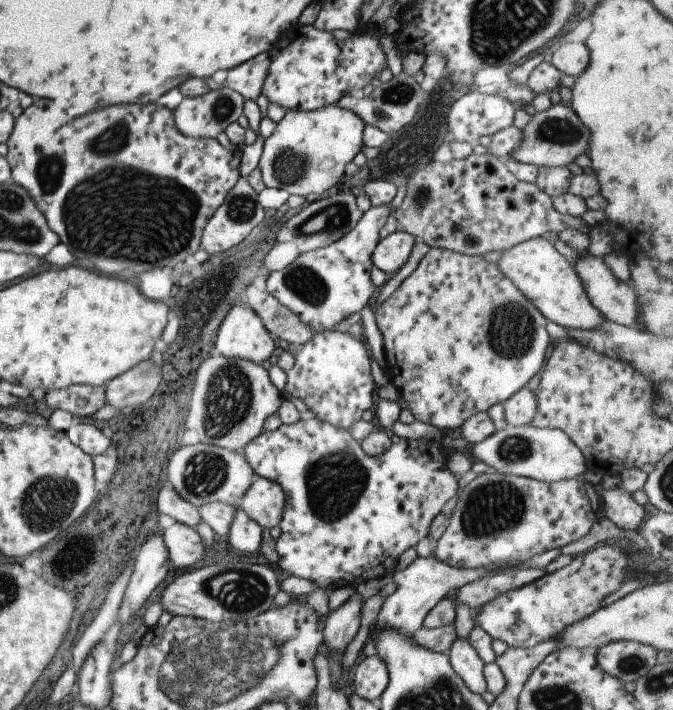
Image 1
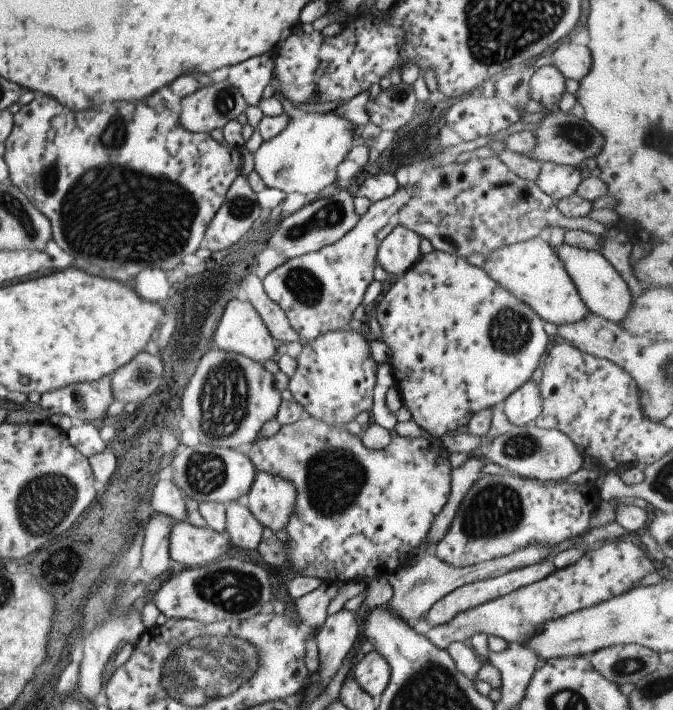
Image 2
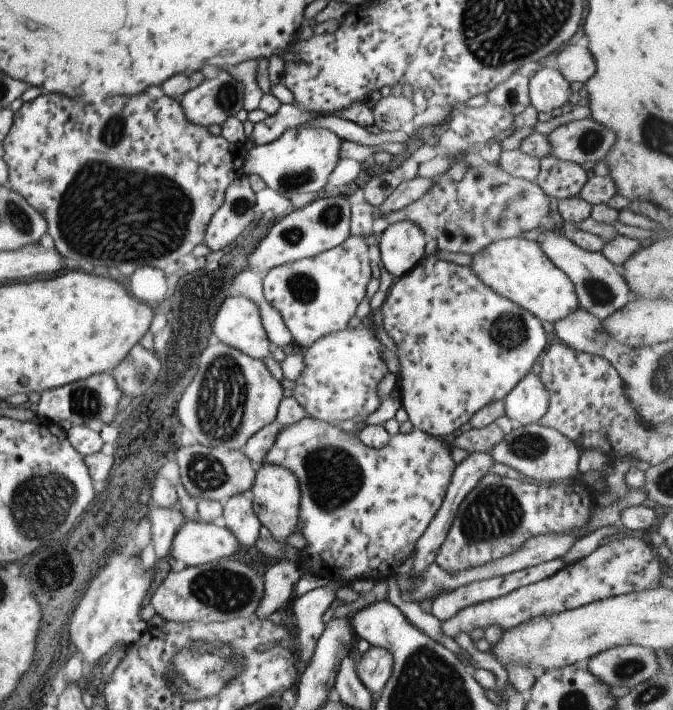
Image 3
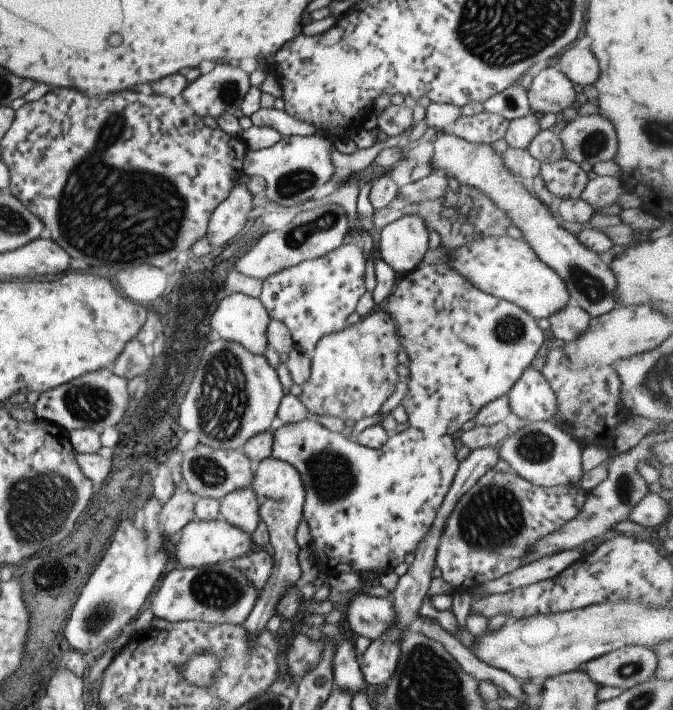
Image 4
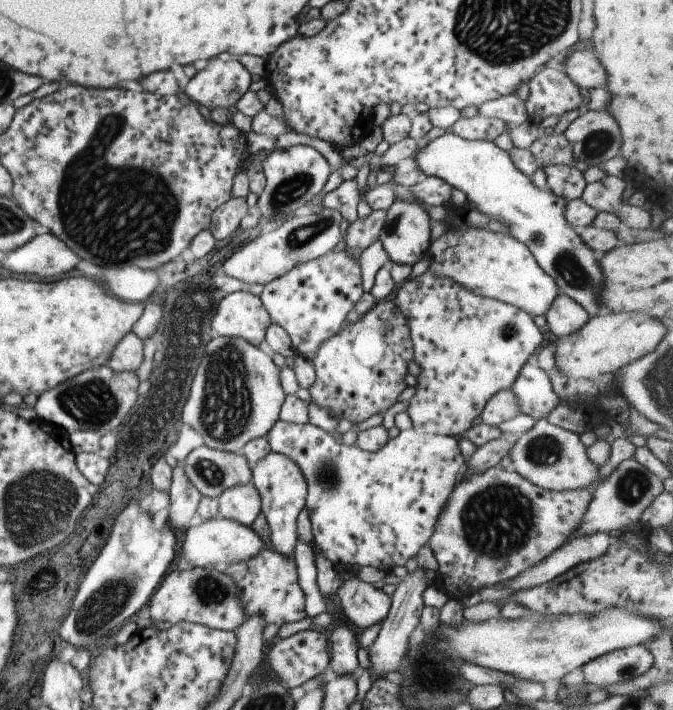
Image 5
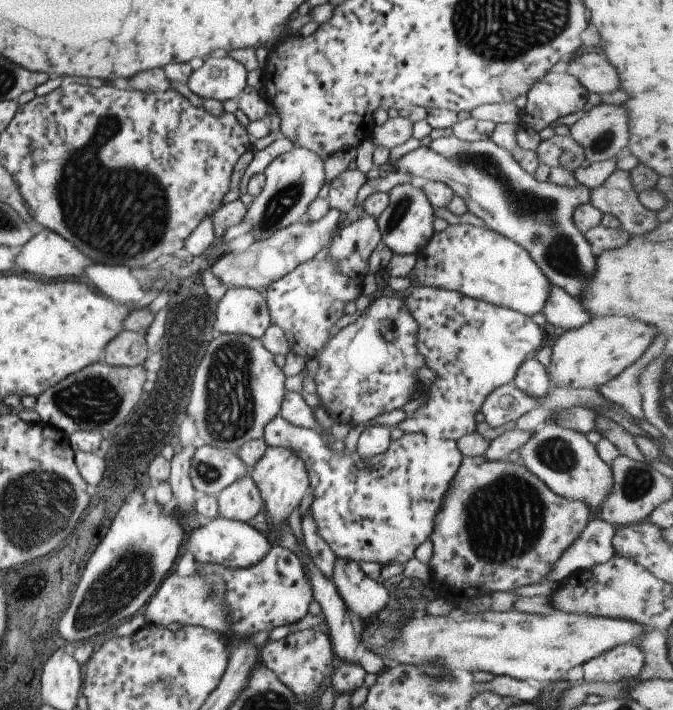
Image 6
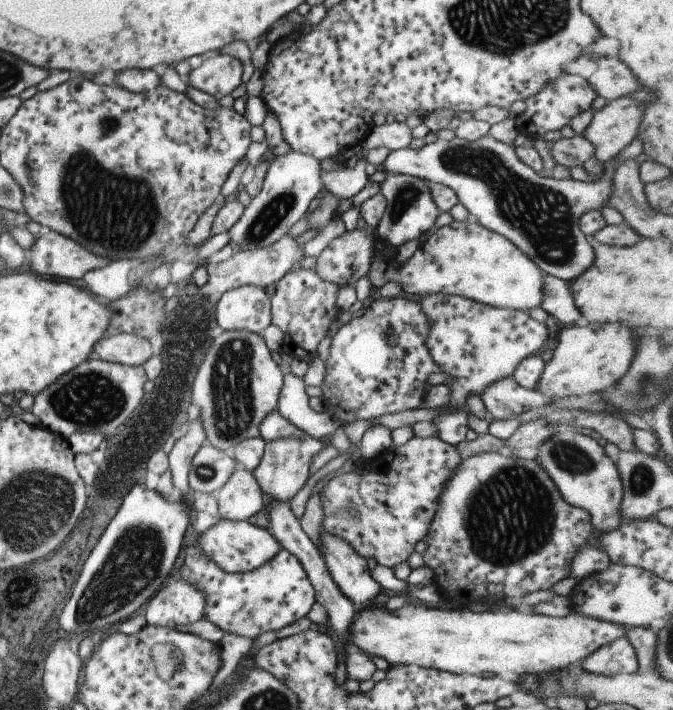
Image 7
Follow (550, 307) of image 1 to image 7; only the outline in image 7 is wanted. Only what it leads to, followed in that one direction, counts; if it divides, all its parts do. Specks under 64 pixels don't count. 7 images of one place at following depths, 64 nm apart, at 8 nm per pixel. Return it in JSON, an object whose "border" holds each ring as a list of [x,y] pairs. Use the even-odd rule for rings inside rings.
{"border":[[[475,220],[451,221],[431,232],[425,242],[419,243],[412,256],[404,262],[394,263],[393,246],[383,248],[381,239],[372,240],[370,265],[366,272],[371,286],[380,288],[389,280],[407,294],[453,295],[463,297],[492,307],[528,312],[530,308],[539,306],[542,299],[542,274],[528,256],[525,256],[510,240],[504,236],[481,226]]]}

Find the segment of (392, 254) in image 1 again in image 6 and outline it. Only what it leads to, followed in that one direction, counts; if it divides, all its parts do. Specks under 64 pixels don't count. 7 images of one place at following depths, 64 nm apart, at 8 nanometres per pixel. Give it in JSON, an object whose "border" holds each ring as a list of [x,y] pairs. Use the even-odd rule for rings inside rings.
{"border":[[[403,182],[393,186],[386,192],[388,203],[385,210],[376,218],[376,226],[380,234],[380,241],[391,250],[392,254],[417,254],[432,235],[431,223],[435,209],[424,195],[423,189]]]}

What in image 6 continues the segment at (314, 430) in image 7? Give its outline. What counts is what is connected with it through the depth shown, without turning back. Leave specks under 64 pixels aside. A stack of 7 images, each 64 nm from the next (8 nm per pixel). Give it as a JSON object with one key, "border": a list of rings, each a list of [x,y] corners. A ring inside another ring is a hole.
{"border":[[[292,391],[283,393],[283,400],[280,400],[278,415],[292,425],[325,432],[325,429],[321,429],[317,420],[315,420],[312,408],[305,403],[299,393]]]}

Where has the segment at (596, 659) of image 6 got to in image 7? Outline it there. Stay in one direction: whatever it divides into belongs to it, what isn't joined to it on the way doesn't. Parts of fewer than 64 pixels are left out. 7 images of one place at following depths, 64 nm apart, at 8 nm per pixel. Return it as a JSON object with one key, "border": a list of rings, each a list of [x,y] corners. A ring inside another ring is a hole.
{"border":[[[619,637],[590,652],[581,662],[584,671],[592,675],[633,674],[638,671],[634,648],[625,637]]]}

